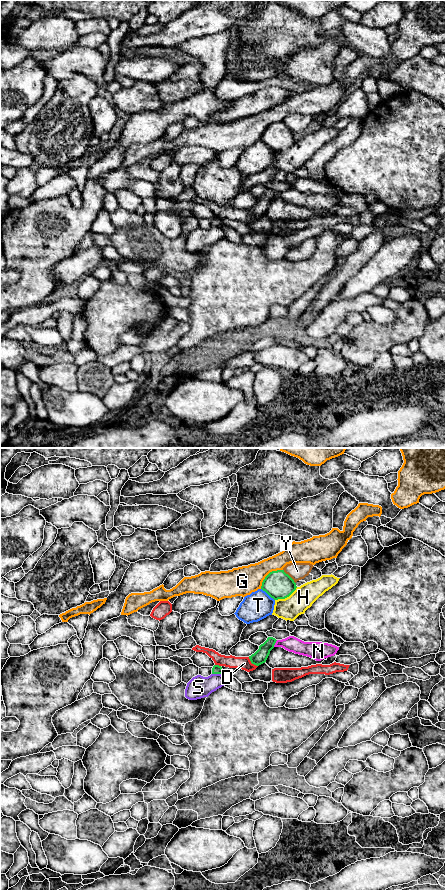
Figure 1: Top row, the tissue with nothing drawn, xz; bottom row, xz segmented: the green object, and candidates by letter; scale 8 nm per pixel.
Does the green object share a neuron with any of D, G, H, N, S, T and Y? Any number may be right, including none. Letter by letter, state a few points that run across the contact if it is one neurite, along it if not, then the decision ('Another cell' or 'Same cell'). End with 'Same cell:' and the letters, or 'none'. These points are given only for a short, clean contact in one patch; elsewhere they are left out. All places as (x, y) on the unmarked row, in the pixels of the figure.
D: Line: xz (248, 209), (257, 218). Another cell
G: Another cell
H: Another cell
N: Line: xz (277, 192), (273, 198). Another cell
S: Line: xz (212, 225), (221, 226). Another cell
T: Another cell
Y: Another cell
Same cell: none

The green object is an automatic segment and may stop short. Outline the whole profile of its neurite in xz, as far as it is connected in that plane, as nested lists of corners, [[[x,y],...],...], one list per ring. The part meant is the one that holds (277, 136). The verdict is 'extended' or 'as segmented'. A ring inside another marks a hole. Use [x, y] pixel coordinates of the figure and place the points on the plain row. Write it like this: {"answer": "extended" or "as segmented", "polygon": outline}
{"answer": "as segmented", "polygon": [[[284,122],[270,124],[263,132],[261,138],[261,141],[274,152],[289,149],[296,140],[296,135]]]}

